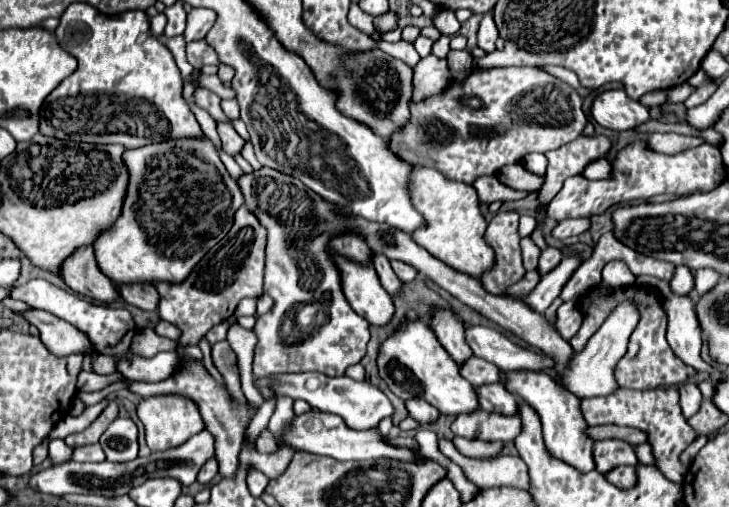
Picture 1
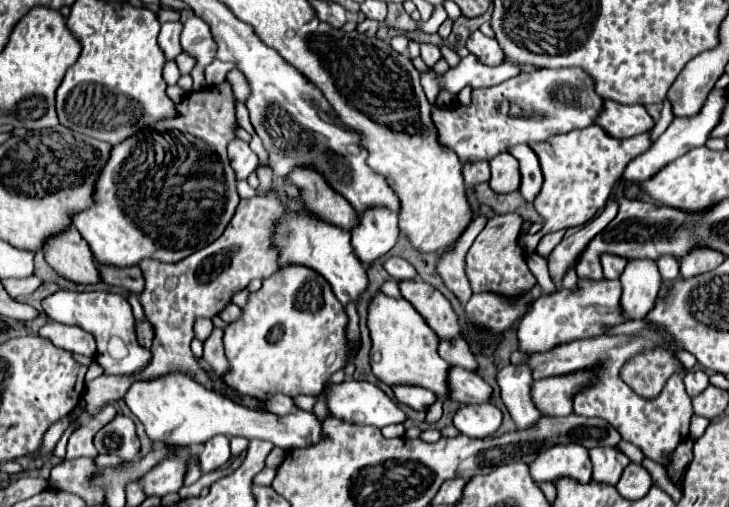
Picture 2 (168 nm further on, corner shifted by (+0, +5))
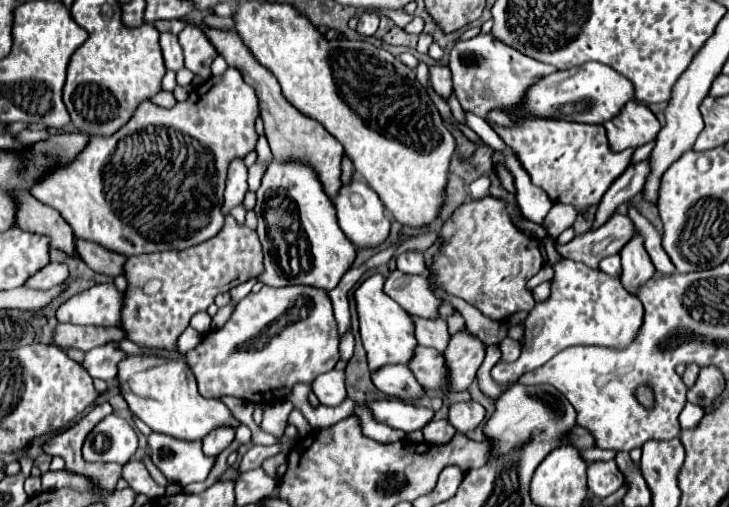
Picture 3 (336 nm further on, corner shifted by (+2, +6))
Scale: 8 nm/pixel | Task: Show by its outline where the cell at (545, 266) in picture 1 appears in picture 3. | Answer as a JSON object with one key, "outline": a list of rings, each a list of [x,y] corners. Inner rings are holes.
{"outline":[[[553,204],[553,208],[547,212],[547,216],[543,220],[543,228],[555,240],[563,230],[573,226],[575,218],[577,218],[577,214],[575,214],[575,210],[571,210],[571,206],[555,206]]]}

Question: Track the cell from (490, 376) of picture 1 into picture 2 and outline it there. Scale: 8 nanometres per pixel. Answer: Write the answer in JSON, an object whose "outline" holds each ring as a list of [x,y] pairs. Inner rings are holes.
{"outline":[[[453,339],[453,341],[441,341],[437,347],[439,355],[449,363],[449,365],[459,365],[469,371],[477,369],[477,359],[471,353],[469,345],[463,339]]]}

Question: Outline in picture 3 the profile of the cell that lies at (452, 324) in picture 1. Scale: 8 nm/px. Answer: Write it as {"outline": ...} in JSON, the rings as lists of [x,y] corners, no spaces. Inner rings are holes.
{"outline":[[[395,270],[385,282],[385,294],[391,296],[411,316],[431,320],[439,318],[441,300],[435,296],[425,276],[407,276]]]}

